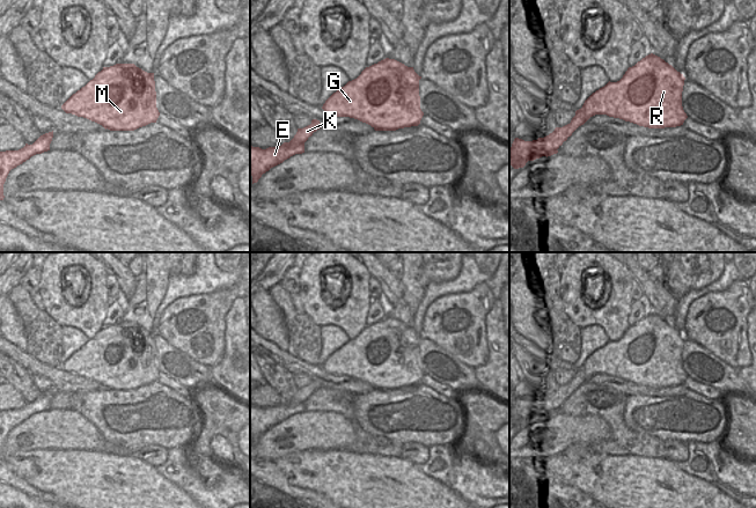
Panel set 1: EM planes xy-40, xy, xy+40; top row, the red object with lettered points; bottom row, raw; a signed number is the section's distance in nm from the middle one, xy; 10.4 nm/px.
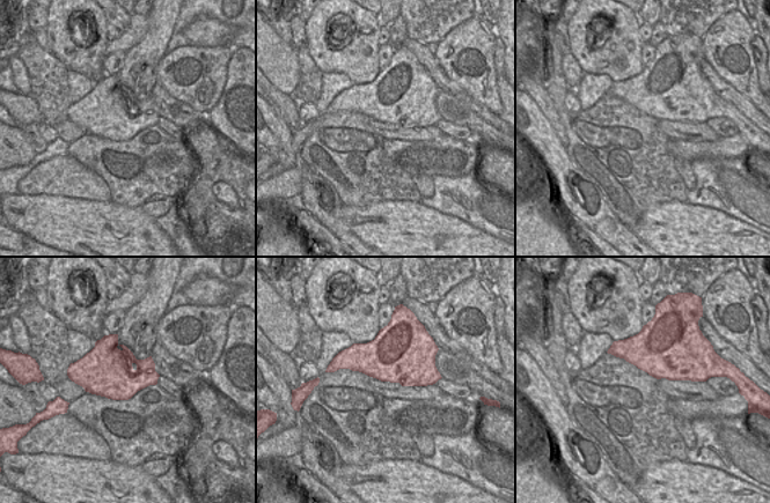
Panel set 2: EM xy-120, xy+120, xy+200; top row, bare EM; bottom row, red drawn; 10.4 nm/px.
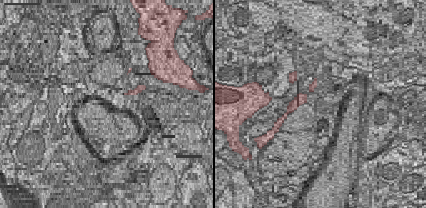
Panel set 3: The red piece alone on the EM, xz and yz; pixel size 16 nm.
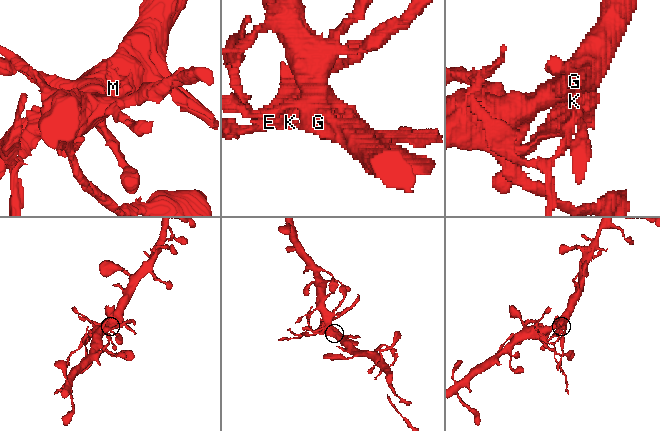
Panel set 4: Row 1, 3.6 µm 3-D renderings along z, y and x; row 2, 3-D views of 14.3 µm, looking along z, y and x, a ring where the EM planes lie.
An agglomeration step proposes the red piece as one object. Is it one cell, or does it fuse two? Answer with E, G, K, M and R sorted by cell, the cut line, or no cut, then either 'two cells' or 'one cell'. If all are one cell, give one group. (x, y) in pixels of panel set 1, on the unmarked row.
E K / G M R; cut in xy+40 along (571, 381), (574, 387), (578, 385); two cells

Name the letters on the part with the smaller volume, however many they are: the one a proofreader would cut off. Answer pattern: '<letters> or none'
E, K

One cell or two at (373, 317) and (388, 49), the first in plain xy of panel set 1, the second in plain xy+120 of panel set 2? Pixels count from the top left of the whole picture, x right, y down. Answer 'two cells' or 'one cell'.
one cell

